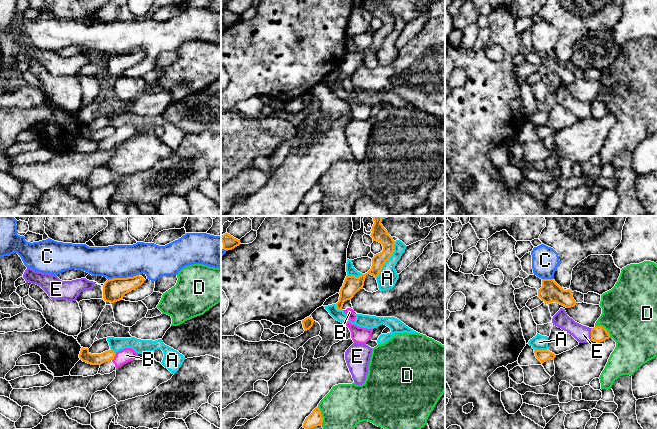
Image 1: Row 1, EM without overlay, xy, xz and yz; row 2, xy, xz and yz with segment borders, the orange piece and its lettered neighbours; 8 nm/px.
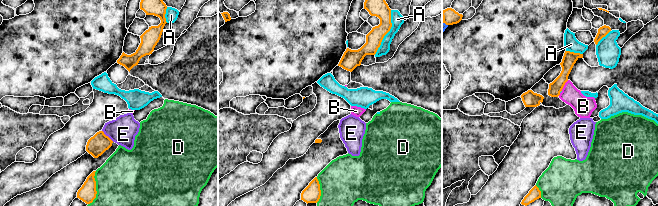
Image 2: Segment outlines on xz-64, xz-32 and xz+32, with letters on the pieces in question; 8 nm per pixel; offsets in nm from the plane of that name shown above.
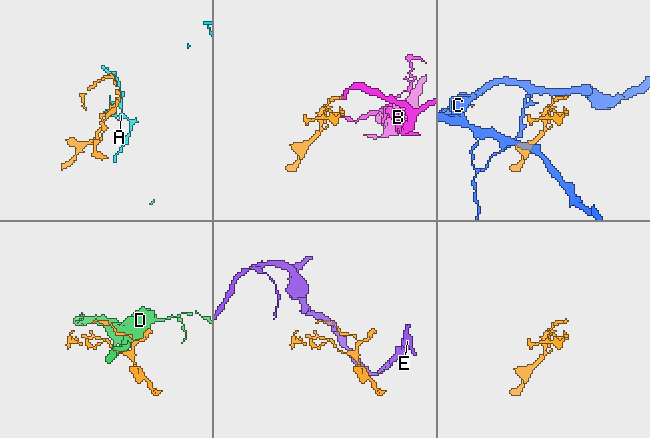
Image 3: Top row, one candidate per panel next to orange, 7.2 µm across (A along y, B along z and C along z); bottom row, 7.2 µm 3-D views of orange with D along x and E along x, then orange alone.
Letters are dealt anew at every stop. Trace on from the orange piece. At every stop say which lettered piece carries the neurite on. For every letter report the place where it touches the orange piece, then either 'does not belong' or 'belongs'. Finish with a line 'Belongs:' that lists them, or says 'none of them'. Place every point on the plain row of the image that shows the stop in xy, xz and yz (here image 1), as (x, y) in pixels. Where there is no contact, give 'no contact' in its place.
A: xz (388, 35) | does not belong
B: xy (114, 132) | does not belong
C: xy (123, 54) | does not belong
D: xz (321, 192) | does not belong
E: yz (591, 110) | does not belong
Belongs: none of them

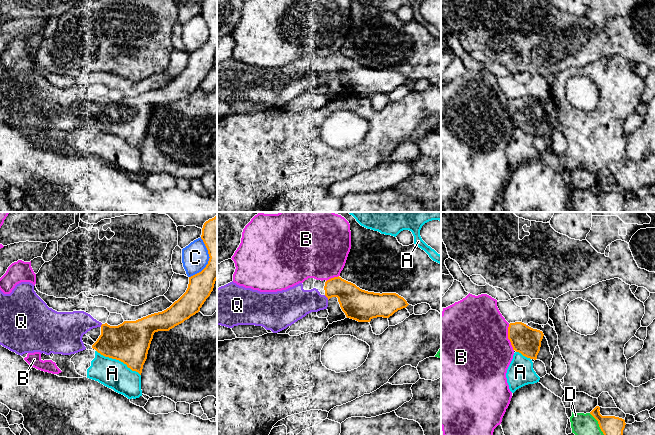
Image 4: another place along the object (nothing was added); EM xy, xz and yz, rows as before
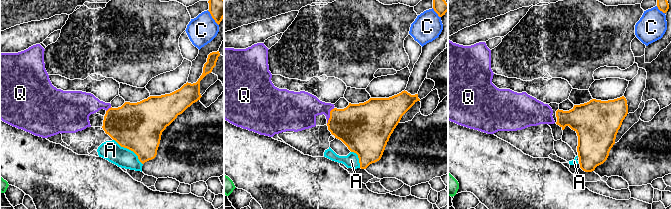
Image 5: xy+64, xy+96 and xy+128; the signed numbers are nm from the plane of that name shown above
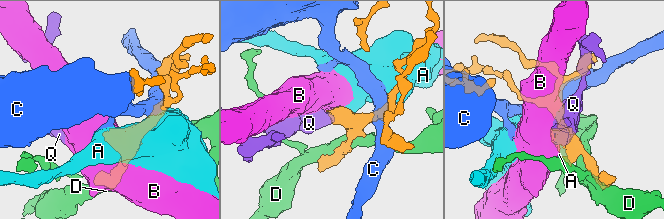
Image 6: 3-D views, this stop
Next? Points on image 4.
A: xy (118, 135) | does not belong
B: yz (508, 113) | does not belong
C: xy (209, 36) | does not belong
D: yz (598, 199) | does not belong
Q: xz (326, 72) | belongs
Belongs: Q

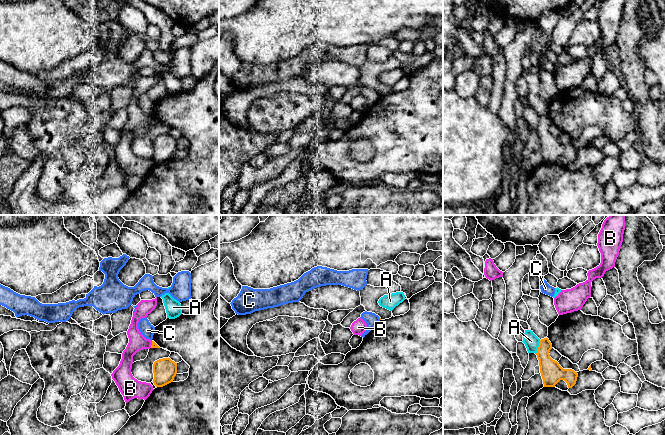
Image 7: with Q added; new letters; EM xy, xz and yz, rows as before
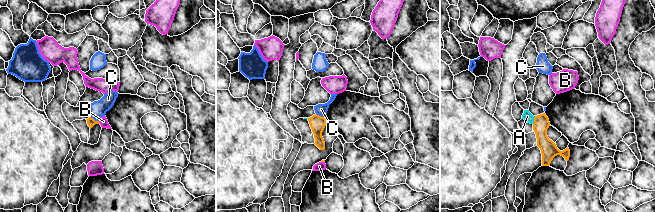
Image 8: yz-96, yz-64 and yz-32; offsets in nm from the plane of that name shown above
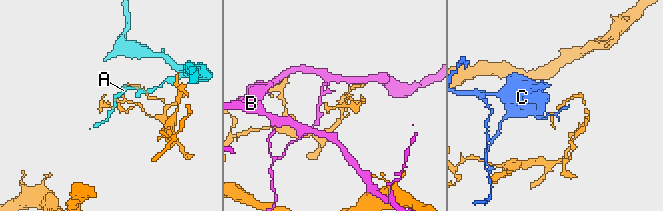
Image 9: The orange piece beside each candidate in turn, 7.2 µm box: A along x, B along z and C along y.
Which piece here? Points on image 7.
A: yz (538, 123) | does not belong
B: xy (152, 120) | does not belong
C: xz (379, 93) | does not belong
Belongs: none of them

